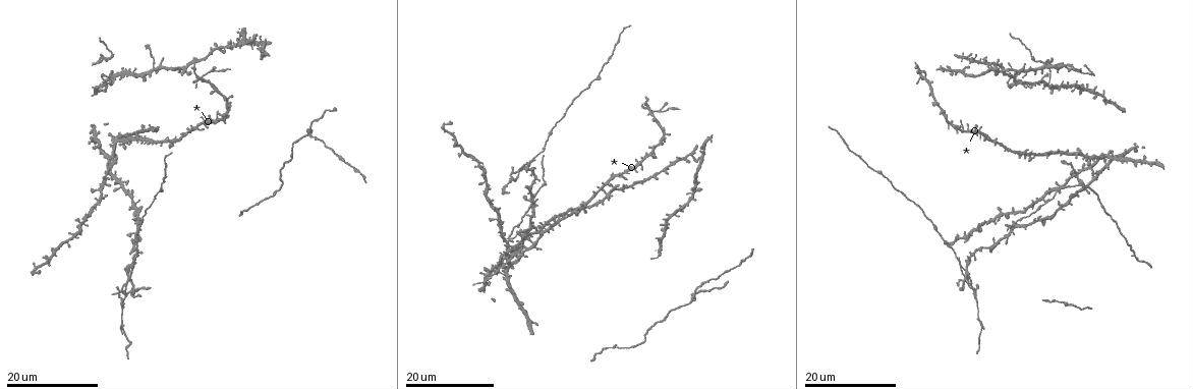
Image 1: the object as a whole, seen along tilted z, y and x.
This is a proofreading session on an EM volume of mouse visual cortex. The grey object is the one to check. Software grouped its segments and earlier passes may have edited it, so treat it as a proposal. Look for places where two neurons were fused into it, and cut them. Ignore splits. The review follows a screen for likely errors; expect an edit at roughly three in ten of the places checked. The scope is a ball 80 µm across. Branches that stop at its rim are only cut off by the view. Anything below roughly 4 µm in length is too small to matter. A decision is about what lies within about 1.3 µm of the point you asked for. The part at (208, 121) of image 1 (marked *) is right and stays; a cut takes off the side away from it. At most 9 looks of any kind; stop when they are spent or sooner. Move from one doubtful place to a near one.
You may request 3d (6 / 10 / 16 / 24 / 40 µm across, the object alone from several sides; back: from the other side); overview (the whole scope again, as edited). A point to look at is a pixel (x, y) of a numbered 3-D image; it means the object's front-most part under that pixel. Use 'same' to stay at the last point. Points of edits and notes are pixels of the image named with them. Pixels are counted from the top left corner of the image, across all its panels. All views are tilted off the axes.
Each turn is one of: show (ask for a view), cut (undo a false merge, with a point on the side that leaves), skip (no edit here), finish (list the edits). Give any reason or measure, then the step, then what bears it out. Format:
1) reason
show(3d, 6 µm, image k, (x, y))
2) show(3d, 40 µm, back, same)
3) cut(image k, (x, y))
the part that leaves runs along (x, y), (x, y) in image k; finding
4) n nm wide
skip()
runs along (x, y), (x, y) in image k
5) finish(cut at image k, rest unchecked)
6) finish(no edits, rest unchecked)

four or more arms meet
show(3d, 16 µm, image 1, (1085, 91))

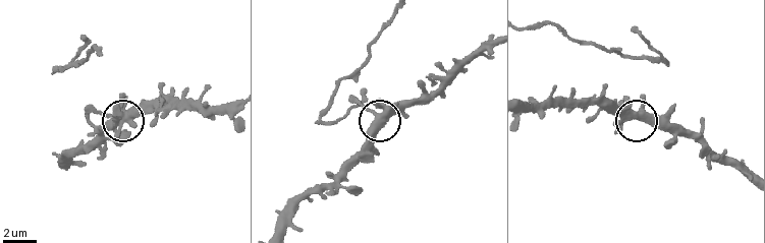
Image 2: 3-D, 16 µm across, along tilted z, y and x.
zoom in
show(3d, 6 µm, image 2, (380, 116))

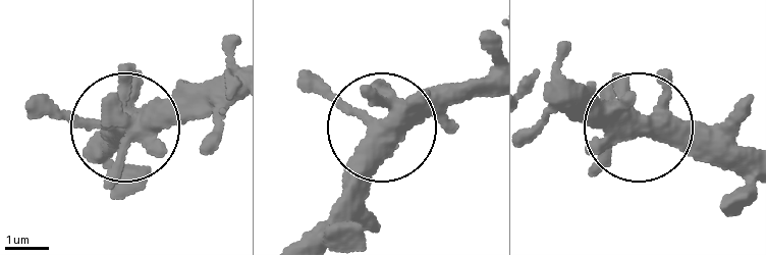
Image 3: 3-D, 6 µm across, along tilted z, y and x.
side arm 28 µm
skip()
continuous, no second neuron

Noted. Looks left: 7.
four or more arms meet
show(3d, 24 µm, image 1, (505, 258))

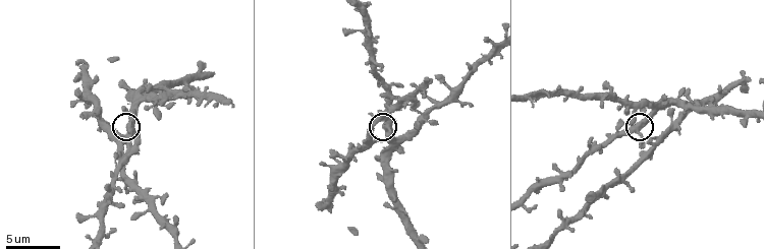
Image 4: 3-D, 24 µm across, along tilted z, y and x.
show(3d, 10 µm, image 4, (638, 131))

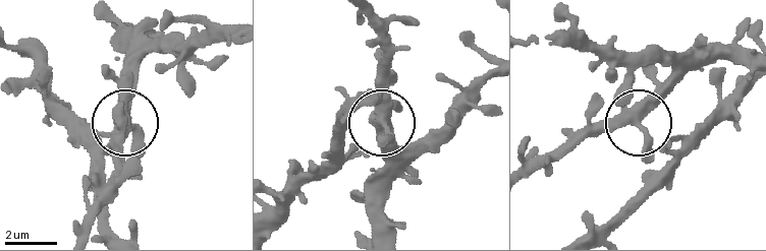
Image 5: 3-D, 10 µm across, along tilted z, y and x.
5 arms
skip()
continuous, no second neuron

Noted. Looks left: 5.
looks like a crossing
show(3d, 16 µm, image 1, (964, 273))

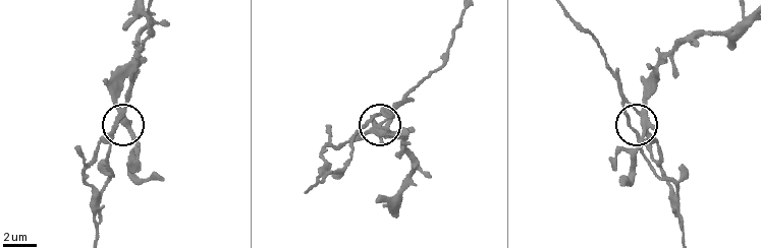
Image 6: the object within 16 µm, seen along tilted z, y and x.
show(3d, 10 µm, image 6, (642, 122))

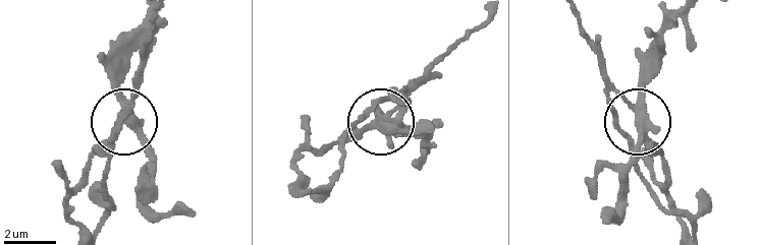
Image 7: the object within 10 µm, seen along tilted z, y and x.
5 arms
cut(image 7, (359, 134))
the part that leaves runs along (388, 117), (422, 86), (434, 63), (483, 24) in image 7; a second neuron is stuck on

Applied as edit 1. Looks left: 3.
show(overview)

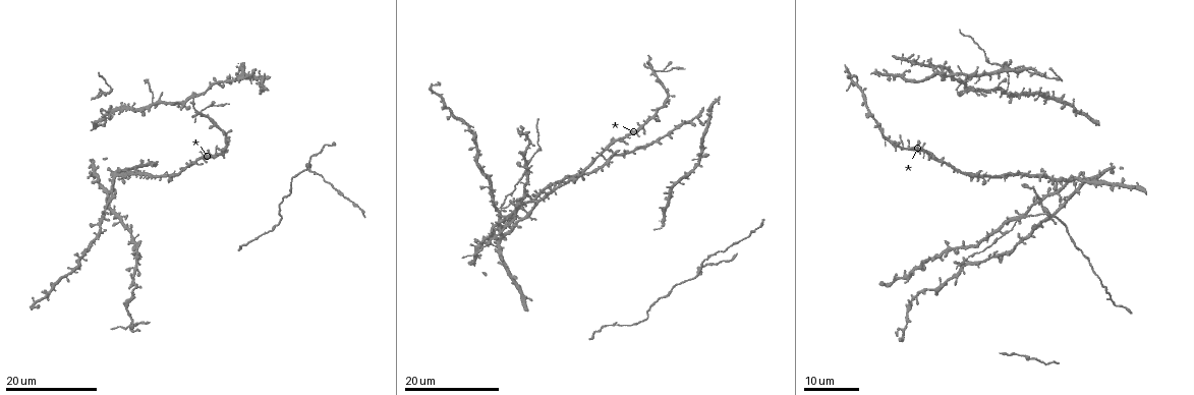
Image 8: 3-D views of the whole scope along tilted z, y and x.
looks like a crossing
show(3d, 24 µm, image 8, (136, 270))

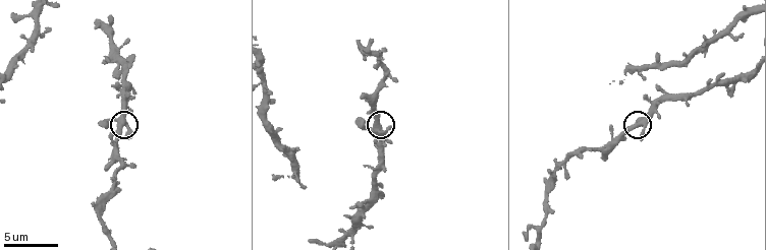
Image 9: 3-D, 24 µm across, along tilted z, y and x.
zoom in
show(3d, 6 µm, image 9, (644, 123))

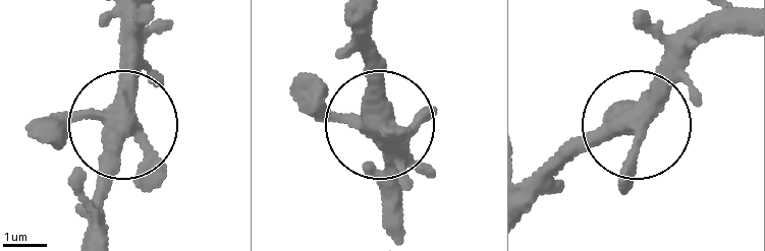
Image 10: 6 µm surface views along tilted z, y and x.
4 arms
skip()
runs along (740, 13), (684, 63), (651, 116), (596, 136), (525, 204) in image 10; one neuron here

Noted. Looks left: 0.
finish(cut at image 7, rest unchecked)

